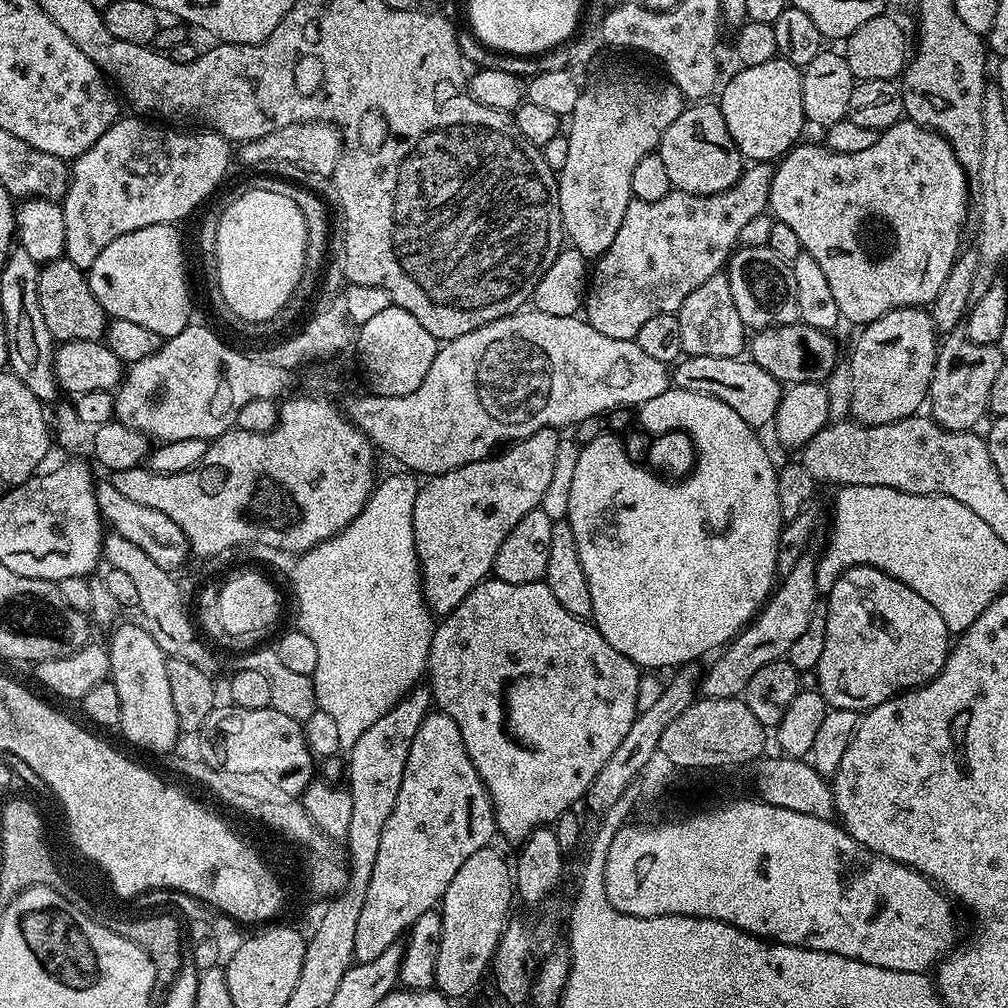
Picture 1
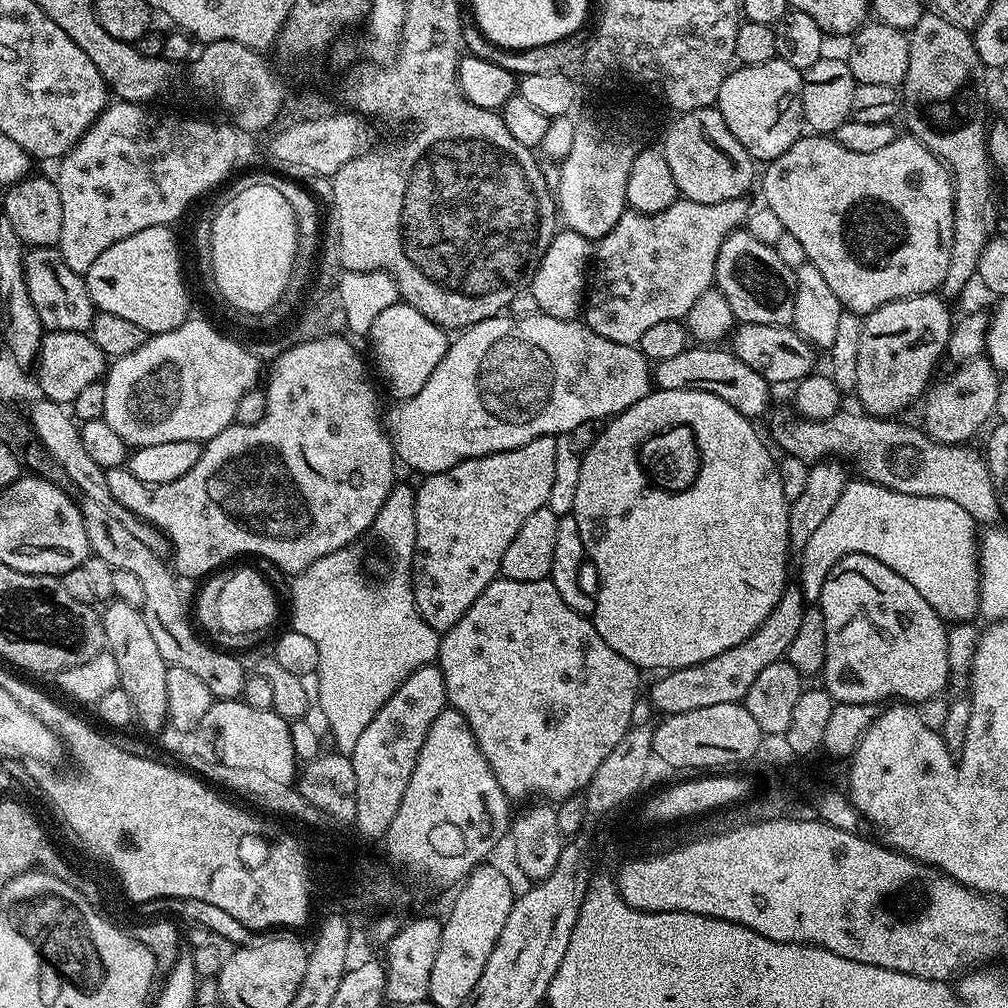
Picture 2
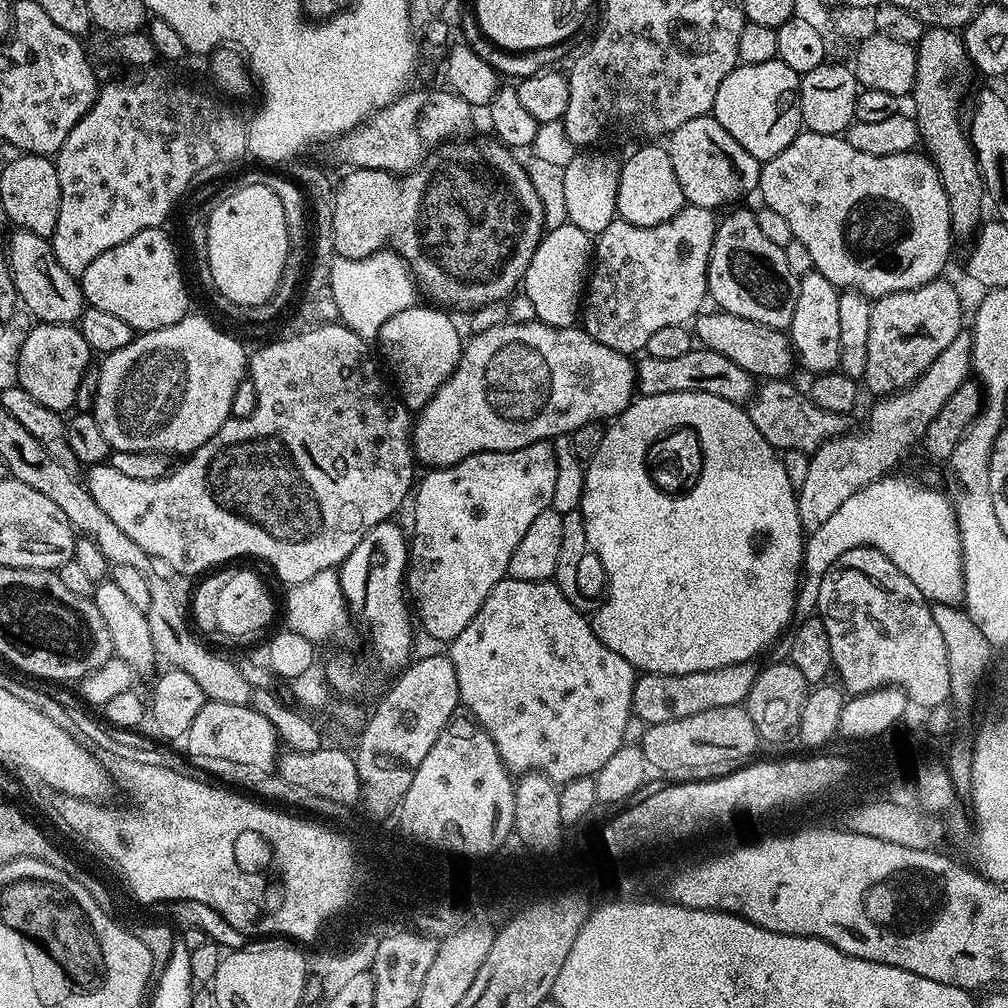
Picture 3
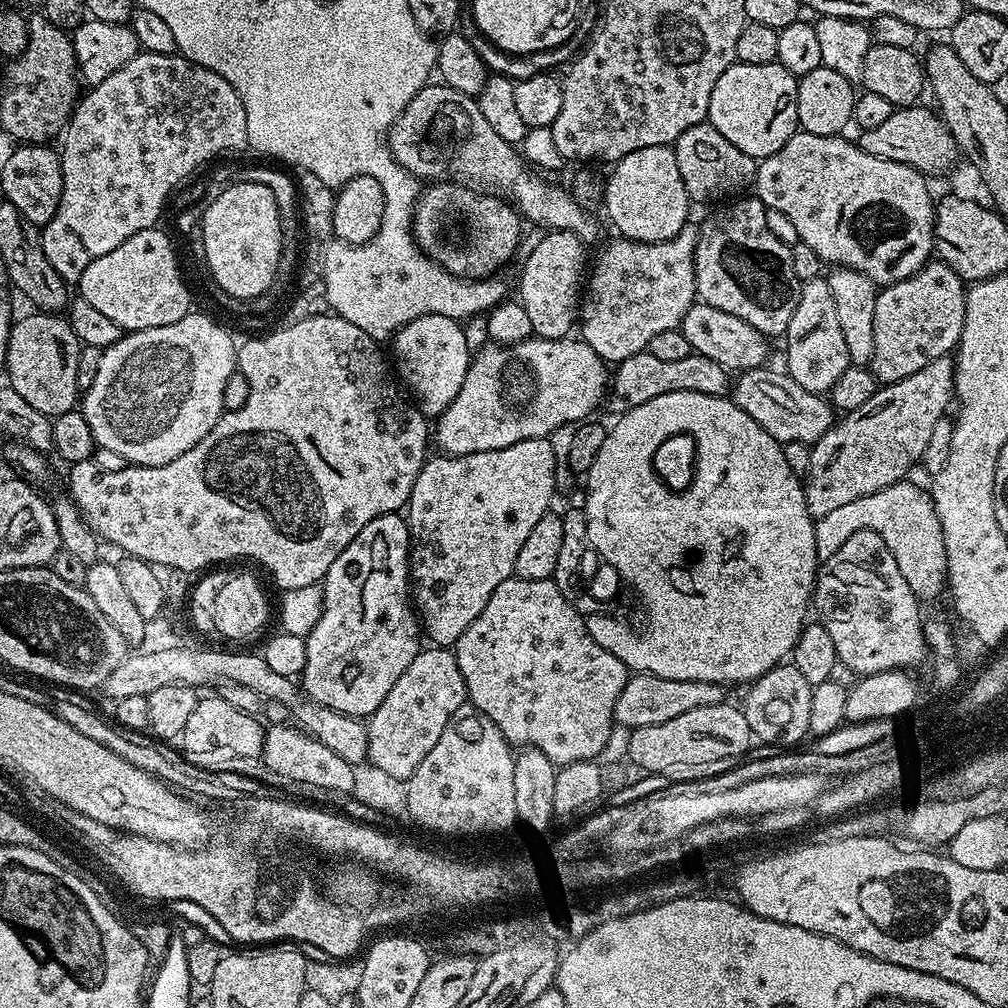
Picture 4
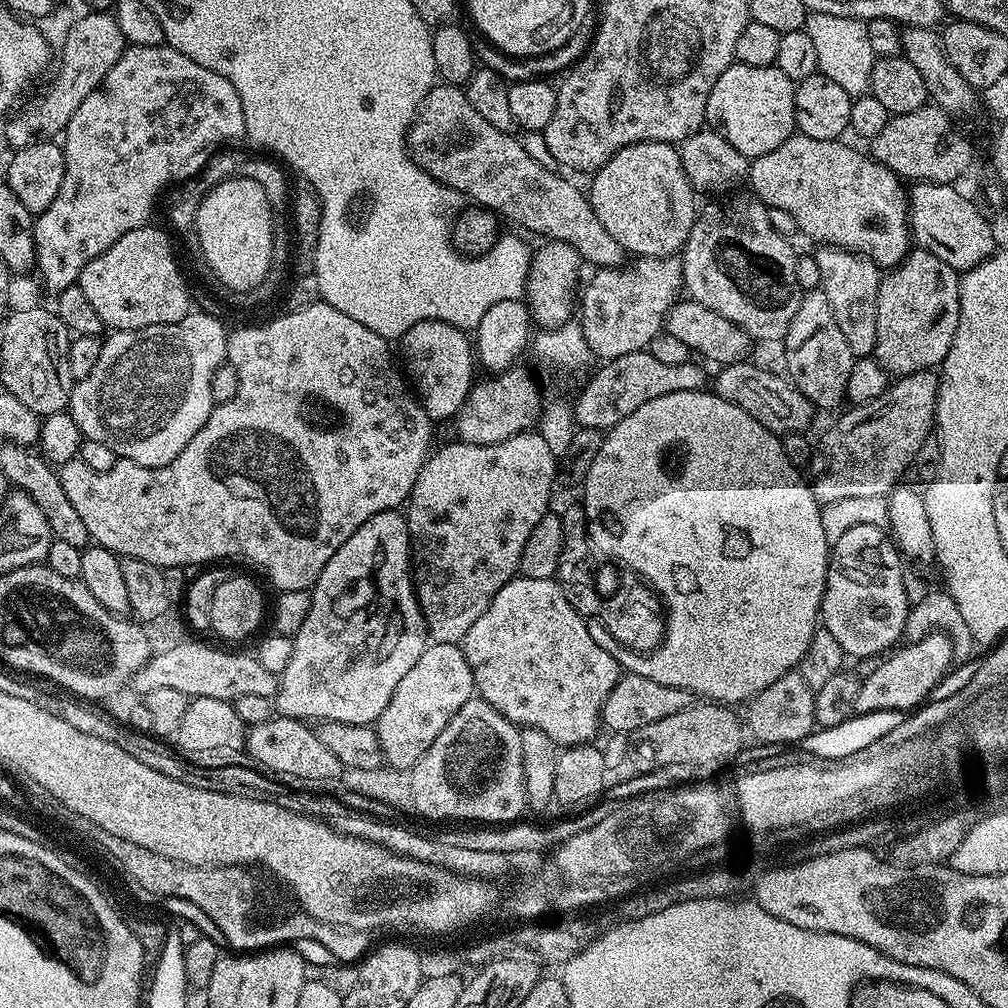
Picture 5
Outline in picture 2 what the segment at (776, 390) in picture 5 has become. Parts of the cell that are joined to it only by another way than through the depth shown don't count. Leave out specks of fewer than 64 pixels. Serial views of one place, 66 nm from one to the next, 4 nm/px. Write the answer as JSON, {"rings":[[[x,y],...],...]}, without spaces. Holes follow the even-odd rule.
{"rings":[[[791,407],[784,408],[781,412],[773,411],[772,436],[776,439],[775,447],[781,448],[781,453],[802,458],[809,466],[819,464],[821,460],[839,458],[847,462],[853,469],[860,468],[859,475],[869,480],[872,484],[881,484],[890,490],[898,490],[898,494],[914,494],[915,496],[933,496],[946,498],[958,502],[966,514],[984,526],[992,526],[1001,519],[1000,500],[992,485],[992,475],[988,469],[987,459],[980,456],[971,446],[964,444],[940,444],[925,435],[919,427],[911,428],[908,424],[899,424],[896,418],[881,418],[869,416],[863,411],[847,412],[841,410],[825,420],[806,420],[796,415]]]}

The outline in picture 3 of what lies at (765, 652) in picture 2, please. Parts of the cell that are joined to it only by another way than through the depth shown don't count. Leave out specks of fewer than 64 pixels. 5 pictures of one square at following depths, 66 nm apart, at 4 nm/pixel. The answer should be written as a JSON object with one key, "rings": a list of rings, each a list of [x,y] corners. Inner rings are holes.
{"rings":[[[749,662],[690,674],[645,672],[636,678],[632,695],[632,715],[637,721],[641,720],[641,725],[647,726],[678,722],[678,718],[690,718],[690,714],[702,714],[702,710],[743,705],[750,694],[750,686],[754,686],[757,671],[757,665]]]}

